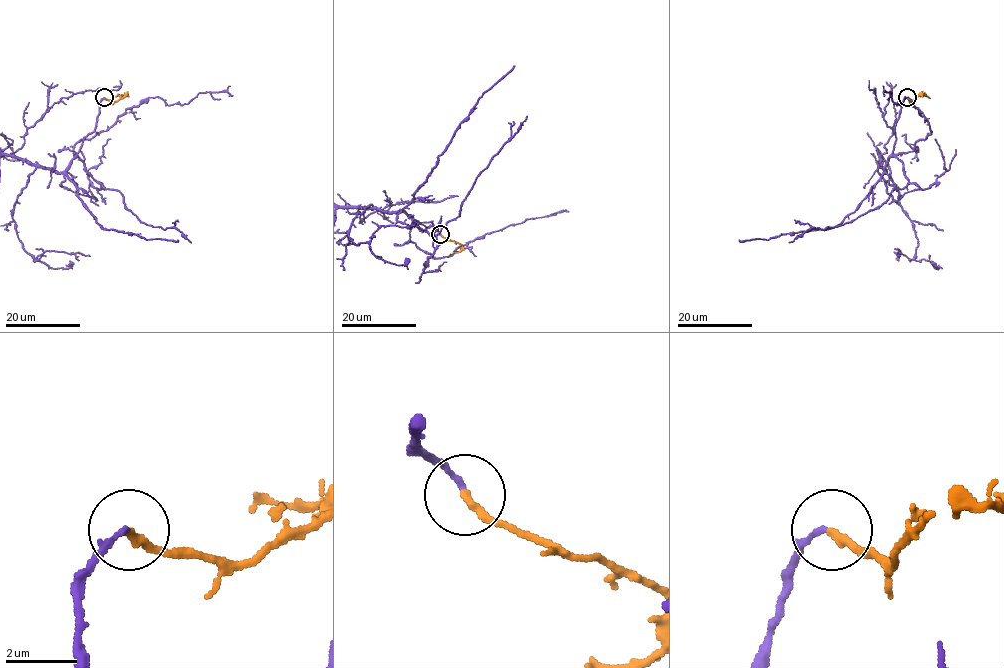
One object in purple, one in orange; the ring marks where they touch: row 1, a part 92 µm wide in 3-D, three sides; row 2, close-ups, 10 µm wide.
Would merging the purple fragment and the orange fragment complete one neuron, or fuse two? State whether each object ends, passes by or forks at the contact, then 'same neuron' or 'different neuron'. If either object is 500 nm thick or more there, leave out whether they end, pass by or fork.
purple ends there; orange ends there; same neuron

